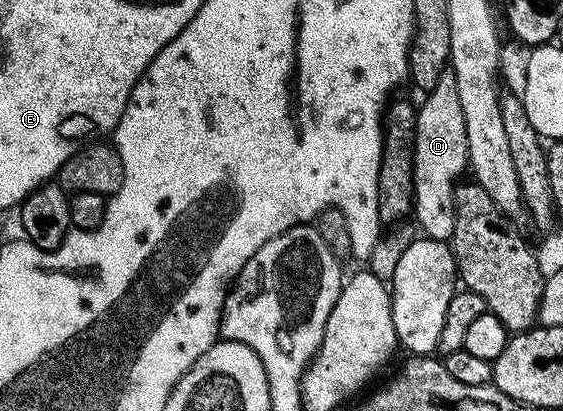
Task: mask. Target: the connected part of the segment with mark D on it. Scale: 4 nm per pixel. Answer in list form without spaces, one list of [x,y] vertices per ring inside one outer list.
[[[447,73],[440,76],[440,84],[425,95],[426,98],[417,107],[416,128],[414,129],[414,209],[413,217],[418,217],[418,226],[423,235],[446,242],[454,231],[454,188],[456,183],[467,173],[468,144],[464,128],[464,108],[460,108],[460,92],[456,92],[454,75]]]

